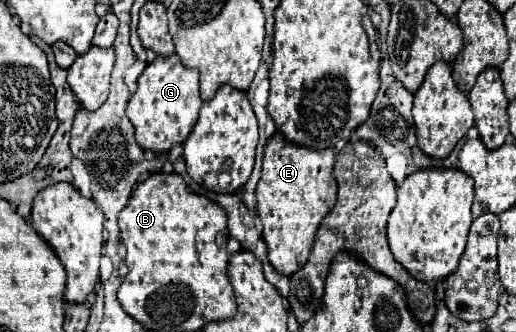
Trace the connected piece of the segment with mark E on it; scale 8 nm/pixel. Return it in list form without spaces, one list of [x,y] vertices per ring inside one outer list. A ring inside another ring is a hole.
[[[278,132],[268,140],[264,150],[264,166],[262,166],[262,178],[258,182],[258,206],[256,214],[262,220],[262,238],[268,246],[268,260],[272,268],[284,276],[292,276],[298,272],[300,266],[306,264],[310,248],[314,244],[316,230],[322,222],[322,218],[334,208],[336,204],[336,178],[332,174],[334,168],[334,150],[310,150],[304,146],[294,146],[284,140]]]

